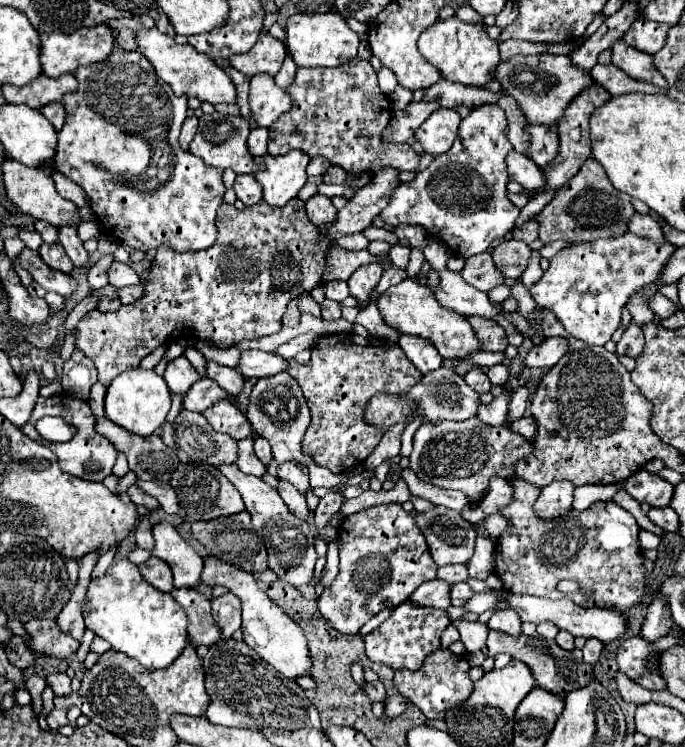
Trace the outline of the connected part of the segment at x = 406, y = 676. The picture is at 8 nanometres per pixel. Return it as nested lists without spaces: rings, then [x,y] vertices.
[[[438,648],[436,652],[432,652],[432,656],[428,656],[428,660],[424,660],[420,670],[398,670],[394,674],[394,686],[406,700],[416,704],[428,720],[444,720],[448,708],[454,708],[456,704],[468,700],[468,696],[472,694],[474,682],[470,680],[468,670],[470,664],[466,656],[452,654],[448,648]]]

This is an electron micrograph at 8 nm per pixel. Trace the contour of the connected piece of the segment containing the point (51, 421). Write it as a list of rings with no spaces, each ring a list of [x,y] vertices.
[[[46,416],[40,418],[36,422],[36,430],[38,434],[48,440],[48,442],[68,442],[74,436],[74,428],[70,424],[66,424],[62,418],[54,418],[54,416]]]

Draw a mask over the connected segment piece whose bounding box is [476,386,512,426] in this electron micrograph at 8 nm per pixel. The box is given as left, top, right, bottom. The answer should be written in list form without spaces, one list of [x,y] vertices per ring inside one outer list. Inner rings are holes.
[[[504,386],[504,392],[500,396],[496,396],[490,404],[480,406],[478,410],[478,418],[484,420],[484,424],[490,426],[506,426],[508,424],[508,400],[512,398],[512,392],[508,386]]]

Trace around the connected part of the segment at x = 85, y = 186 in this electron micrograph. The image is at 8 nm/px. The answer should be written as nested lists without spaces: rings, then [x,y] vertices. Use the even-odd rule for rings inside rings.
[[[116,48],[112,52],[112,56],[100,64],[92,64],[92,66],[80,66],[76,70],[76,80],[78,80],[78,92],[74,94],[66,94],[62,98],[62,104],[66,108],[66,122],[64,128],[58,132],[58,148],[56,148],[56,160],[54,166],[56,170],[60,170],[64,176],[68,176],[70,180],[74,180],[88,196],[90,196],[90,208],[96,214],[96,218],[100,220],[104,232],[108,236],[114,236],[120,244],[132,248],[132,250],[142,250],[148,252],[152,248],[158,246],[168,246],[176,252],[188,252],[188,250],[206,250],[214,244],[216,240],[216,210],[218,206],[224,202],[224,182],[222,182],[222,168],[212,168],[206,166],[198,156],[192,156],[190,152],[180,148],[178,136],[180,136],[180,128],[182,122],[186,120],[186,110],[188,110],[188,96],[176,96],[172,92],[172,88],[168,88],[168,84],[164,84],[160,80],[160,76],[156,76],[156,72],[152,72],[152,64],[148,64],[148,58],[142,56],[142,52],[128,52],[124,48]]]

